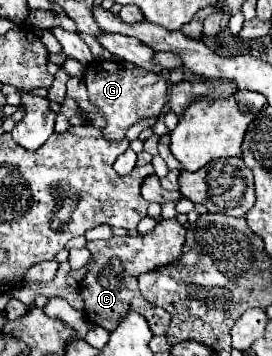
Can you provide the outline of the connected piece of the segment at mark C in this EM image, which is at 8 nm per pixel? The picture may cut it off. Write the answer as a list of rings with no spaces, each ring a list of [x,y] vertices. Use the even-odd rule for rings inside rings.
[[[163,219],[153,231],[137,237],[111,237],[107,241],[89,241],[87,249],[93,253],[93,263],[85,279],[81,281],[81,295],[85,301],[85,315],[89,323],[107,331],[115,331],[129,311],[143,315],[153,335],[165,335],[171,325],[171,315],[153,303],[149,303],[137,285],[137,277],[145,271],[153,271],[179,261],[185,245],[185,227],[177,219]]]

